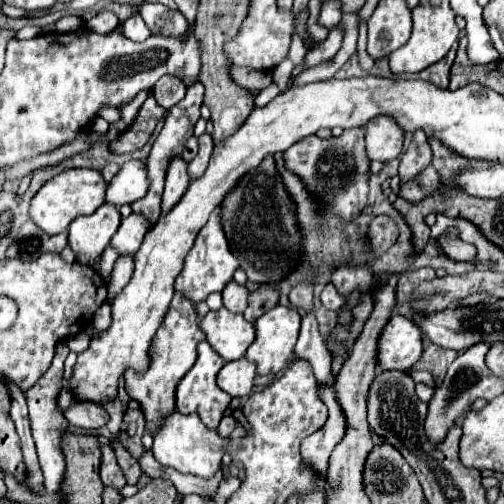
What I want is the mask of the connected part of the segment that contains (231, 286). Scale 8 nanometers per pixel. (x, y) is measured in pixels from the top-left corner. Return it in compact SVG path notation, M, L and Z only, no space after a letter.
M234 280L226 284L226 288L222 290L222 296L224 296L224 306L230 310L230 312L244 312L246 310L246 302L248 302L248 288L246 286L240 286L236 284Z

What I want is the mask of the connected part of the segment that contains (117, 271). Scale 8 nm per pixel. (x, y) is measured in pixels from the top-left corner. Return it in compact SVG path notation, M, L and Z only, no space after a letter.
M118 258L116 260L116 266L112 270L112 276L110 276L110 282L108 282L108 294L112 296L118 296L122 292L122 288L126 286L126 282L130 280L130 274L132 274L132 258Z

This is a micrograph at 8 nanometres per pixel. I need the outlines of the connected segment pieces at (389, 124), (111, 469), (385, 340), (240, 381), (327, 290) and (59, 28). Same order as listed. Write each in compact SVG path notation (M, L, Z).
M378 116L366 124L366 152L370 160L392 160L402 152L404 134L388 116Z
M110 444L102 446L102 466L100 466L100 476L102 476L102 482L104 486L110 486L110 488L116 488L116 490L122 490L126 486L126 480L124 480L124 474L116 462L116 454L114 454L114 448Z
M392 316L390 322L386 324L386 330L382 330L382 342L378 342L378 362L384 370L410 370L420 356L424 354L424 334L422 330L406 316Z
M240 358L240 360L224 364L222 370L218 372L216 382L230 396L242 398L252 392L254 376L256 376L256 366L252 362L248 362L246 358Z
M326 284L326 286L324 286L324 290L322 290L322 294L320 294L320 300L322 300L322 304L324 304L328 310L334 310L334 312L338 312L338 310L344 306L344 298L336 292L336 288L334 288L332 284Z
M66 14L66 16L62 16L62 18L58 18L58 22L54 24L54 28L56 28L56 32L76 32L76 30L80 30L84 26L84 18L82 16L78 16L78 14Z

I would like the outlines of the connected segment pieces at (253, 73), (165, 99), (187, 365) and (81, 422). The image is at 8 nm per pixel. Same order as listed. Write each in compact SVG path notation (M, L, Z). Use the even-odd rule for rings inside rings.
M232 66L230 78L242 86L242 88L256 88L262 90L266 86L272 84L272 72L258 72L258 70L250 70L250 68L240 68L240 66Z
M164 76L162 84L154 86L154 98L162 108L172 108L186 96L186 84L176 76Z
M176 292L176 296L170 302L170 310L166 314L166 322L162 322L154 338L154 350L150 350L152 356L150 370L146 370L146 374L134 374L132 370L124 374L126 392L130 398L140 402L140 408L146 418L146 430L150 434L156 434L156 430L164 426L166 418L176 410L176 386L194 366L196 344L200 340L204 340L204 334L198 328L198 316L194 304L188 298L184 298L180 292Z
M76 402L64 414L72 426L80 426L80 428L88 428L88 430L106 426L106 422L110 418L108 412L100 404L94 404L94 402Z

